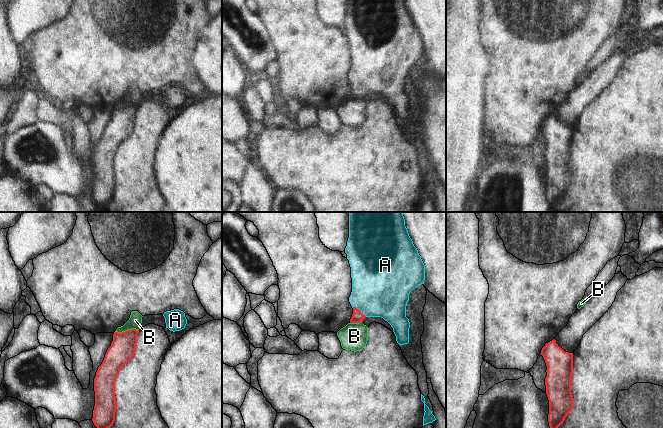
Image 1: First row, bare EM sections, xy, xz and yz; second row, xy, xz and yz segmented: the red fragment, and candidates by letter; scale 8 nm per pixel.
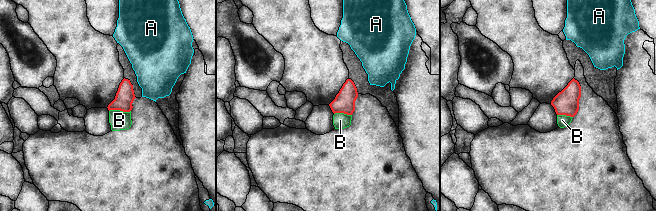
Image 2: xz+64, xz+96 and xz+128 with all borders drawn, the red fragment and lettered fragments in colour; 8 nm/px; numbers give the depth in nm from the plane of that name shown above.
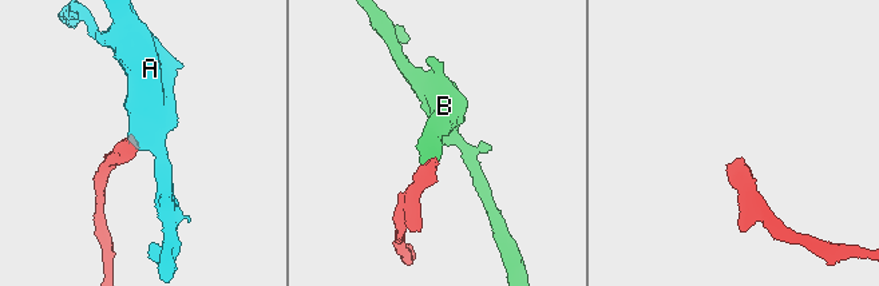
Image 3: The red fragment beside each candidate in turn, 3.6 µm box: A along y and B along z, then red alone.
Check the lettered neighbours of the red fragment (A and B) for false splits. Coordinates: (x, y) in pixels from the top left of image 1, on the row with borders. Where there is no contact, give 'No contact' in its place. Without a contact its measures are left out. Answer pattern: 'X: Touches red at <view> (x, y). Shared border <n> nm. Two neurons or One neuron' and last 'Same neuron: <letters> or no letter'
A: Touches red at xz (359, 310). Shared border 140 nm. One neuron
B: Touches red at xy (127, 330). Shared border 190 nm. Two neurons
Same neuron: A

